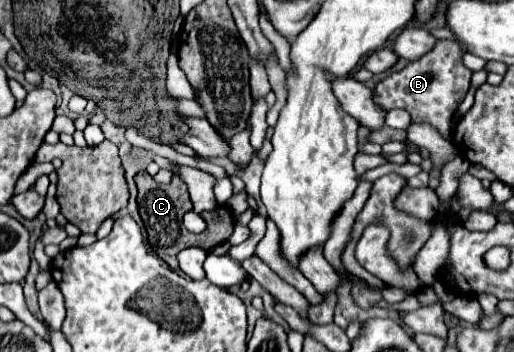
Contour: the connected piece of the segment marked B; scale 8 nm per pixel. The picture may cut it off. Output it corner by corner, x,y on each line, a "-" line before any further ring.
437,40
435,46
427,54
423,54
423,58
409,62
403,70
393,72
377,82
373,90
375,104
387,112
393,108
403,108
411,114
413,122
427,122
435,126
445,138
451,138
451,118
461,100
465,98
473,74
463,66
461,56
461,46
455,40

